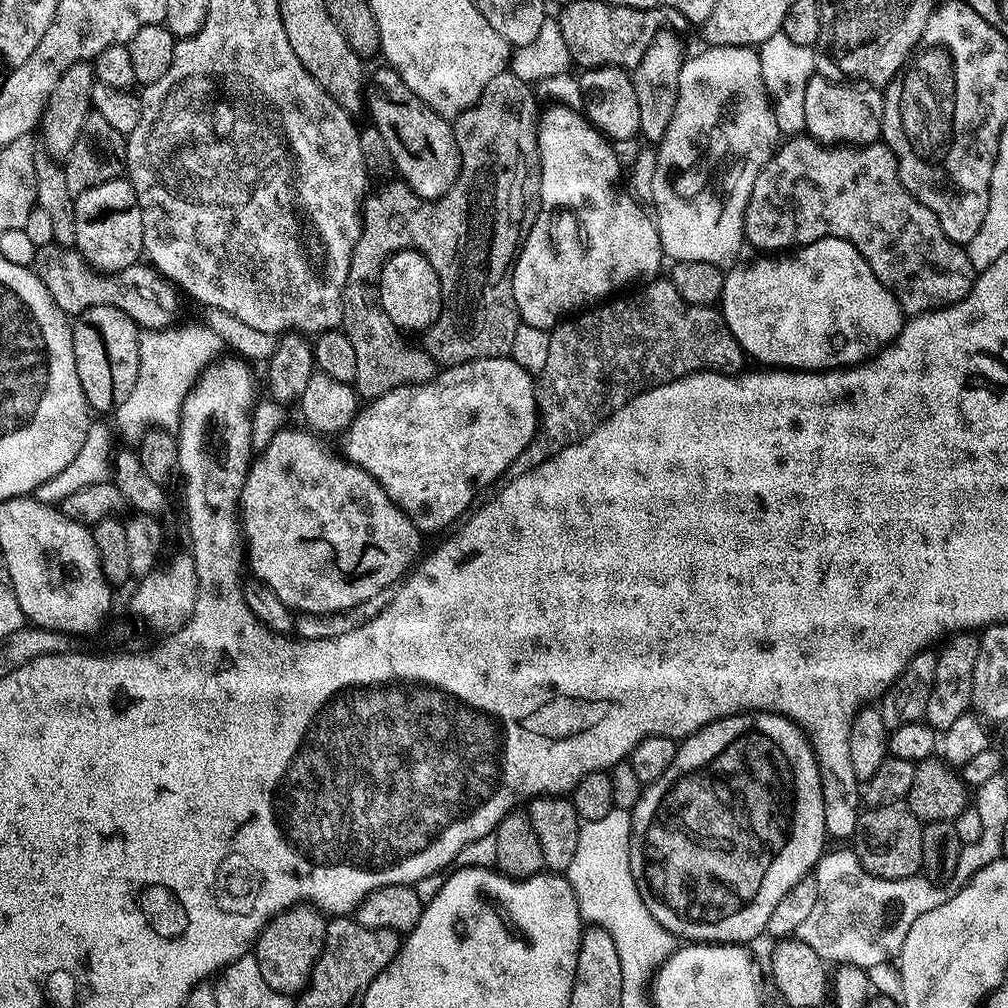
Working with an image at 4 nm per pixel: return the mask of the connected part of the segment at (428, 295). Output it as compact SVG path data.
M412 248L396 252L385 262L384 269L380 272L378 291L386 318L390 318L390 322L405 333L424 334L440 316L442 286L438 282L438 274L428 259Z

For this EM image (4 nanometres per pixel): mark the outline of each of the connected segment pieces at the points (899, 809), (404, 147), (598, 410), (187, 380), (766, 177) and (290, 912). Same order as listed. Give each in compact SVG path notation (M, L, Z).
M907 803L887 804L861 811L854 834L850 837L858 862L870 874L887 880L905 880L923 869L922 834L924 824L908 809Z
M391 66L383 67L373 76L371 73L366 88L367 115L372 115L371 123L381 132L399 179L423 200L436 200L454 186L460 173L460 151L453 125L430 110Z
M653 278L632 291L565 318L551 329L546 370L539 372L536 384L538 430L530 446L510 462L508 480L522 478L534 466L584 439L605 413L618 410L646 388L692 372L745 371L742 346L730 334L719 307L688 304L668 278Z
M203 322L179 324L166 328L150 328L140 333L140 365L134 390L130 390L130 398L126 398L126 402L116 405L114 409L114 420L128 422L130 434L132 418L150 418L154 422L160 422L160 430L179 429L184 400L199 380L200 373L223 353L220 351L225 351L226 344Z
M807 134L785 139L766 166L762 166L758 178L754 178L754 190L750 190L744 211L744 239L749 245L761 248L761 253L776 254L831 236L849 240L855 246L858 254L866 258L870 270L874 270L874 278L894 294L909 317L958 302L972 289L974 269L967 251L950 242L942 226L938 226L936 215L904 189L887 144L828 147Z
M311 906L287 908L268 921L256 939L254 955L258 958L262 978L266 978L266 986L270 986L270 990L292 998L307 988L314 966L320 961L324 949L327 925L325 913Z

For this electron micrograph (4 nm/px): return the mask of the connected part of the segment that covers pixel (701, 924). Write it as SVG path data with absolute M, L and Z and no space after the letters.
M773 712L727 716L683 737L674 754L674 762L670 762L670 770L666 770L666 774L662 774L656 784L647 785L646 791L640 795L639 805L631 813L632 873L634 882L640 888L642 902L646 902L646 910L650 910L650 914L654 914L654 918L658 918L658 922L662 922L666 930L670 930L673 936L684 942L744 944L751 936L763 933L768 926L768 912L774 910L778 902L782 902L782 898L803 876L815 869L826 851L824 803L816 753L804 733L787 716L776 716Z

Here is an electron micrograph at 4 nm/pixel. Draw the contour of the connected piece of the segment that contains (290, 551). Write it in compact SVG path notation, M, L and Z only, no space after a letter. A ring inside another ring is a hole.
M280 431L267 450L253 459L244 483L242 536L246 541L246 564L247 567L252 567L251 575L253 577L266 582L266 586L270 586L270 590L274 590L274 594L282 598L284 605L297 613L311 612L314 615L326 615L330 612L345 611L348 607L358 606L360 602L364 602L377 593L387 593L417 563L416 551L420 548L422 533L416 529L412 519L390 499L386 490L382 490L380 483L369 472L362 470L357 464L351 464L349 460L344 459L343 455L336 453L335 456L320 441L323 439L317 438L311 431L303 431Z

